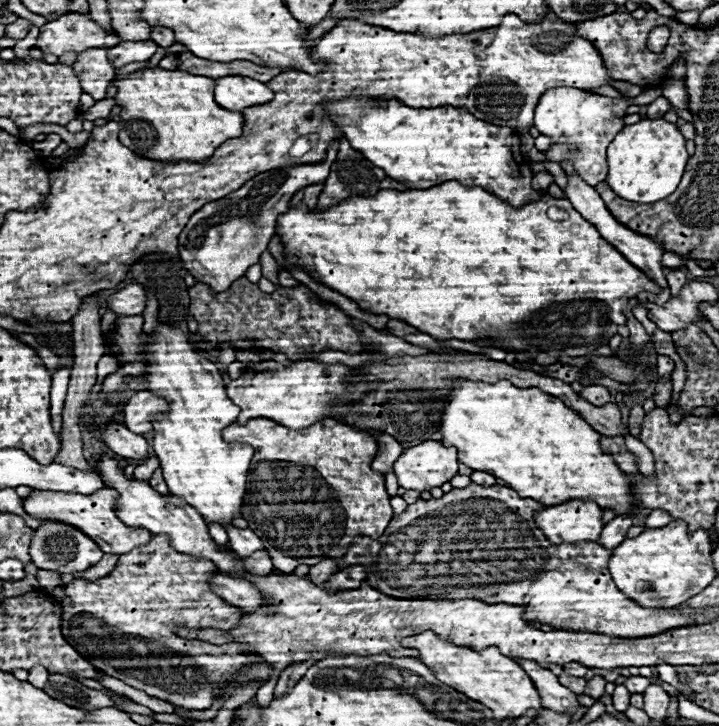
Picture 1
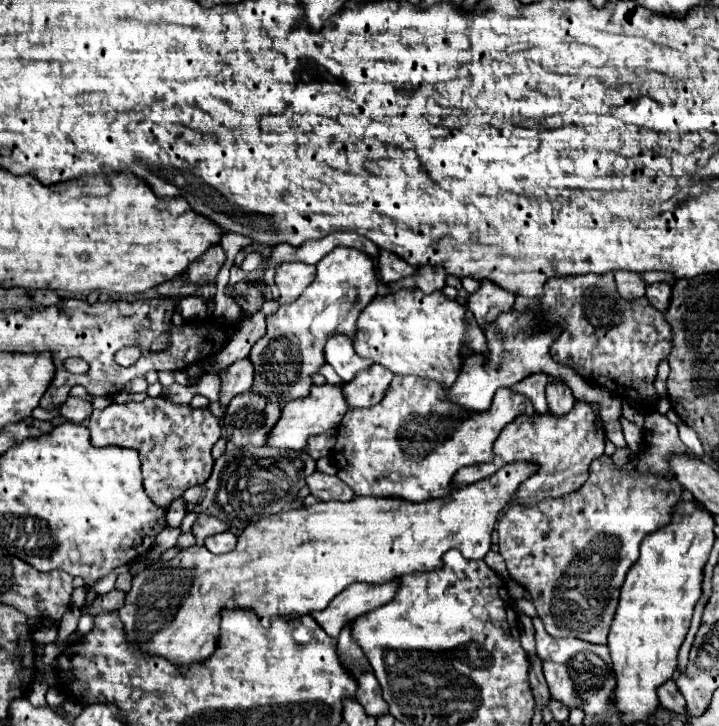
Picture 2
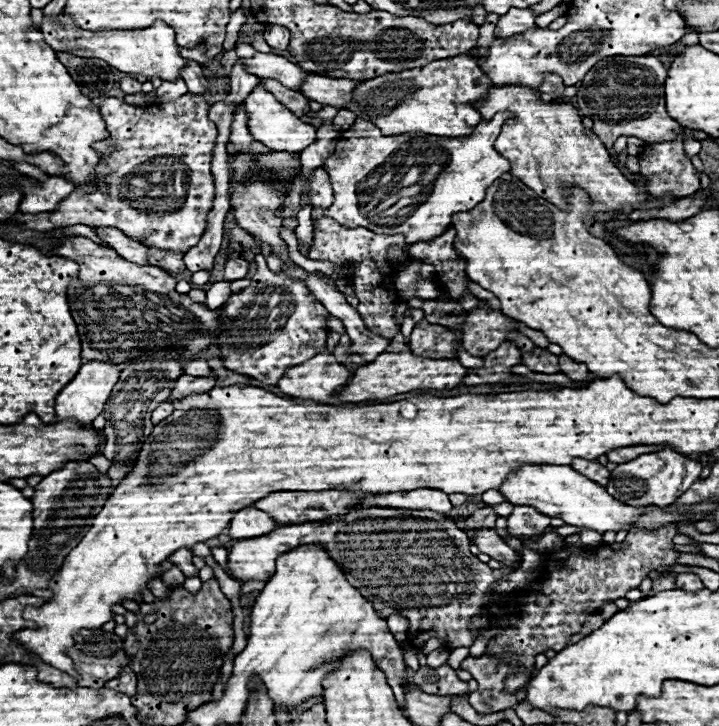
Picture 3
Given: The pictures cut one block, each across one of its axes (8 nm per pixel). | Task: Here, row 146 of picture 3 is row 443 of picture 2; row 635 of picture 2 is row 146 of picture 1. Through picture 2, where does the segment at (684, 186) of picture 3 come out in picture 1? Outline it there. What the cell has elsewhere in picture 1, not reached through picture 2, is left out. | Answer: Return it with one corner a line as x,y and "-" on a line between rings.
550,88
548,92
544,92
534,112
534,126
554,144
546,152
548,160
564,160
558,164
572,164
578,174
584,174
586,170
586,180
594,186
600,184
606,172
606,148
612,138
624,128
624,116
628,106
630,102
626,100
580,92
574,88

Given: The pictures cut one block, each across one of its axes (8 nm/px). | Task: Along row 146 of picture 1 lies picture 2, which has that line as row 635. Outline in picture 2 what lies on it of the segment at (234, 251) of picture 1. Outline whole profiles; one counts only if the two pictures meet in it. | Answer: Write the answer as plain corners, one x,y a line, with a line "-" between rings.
398,580
386,584
350,584
332,600
332,604
328,604
328,608
324,608
324,612
312,612
312,618
328,636
336,638
344,624
350,624
350,620
356,620
356,616
388,604
396,588

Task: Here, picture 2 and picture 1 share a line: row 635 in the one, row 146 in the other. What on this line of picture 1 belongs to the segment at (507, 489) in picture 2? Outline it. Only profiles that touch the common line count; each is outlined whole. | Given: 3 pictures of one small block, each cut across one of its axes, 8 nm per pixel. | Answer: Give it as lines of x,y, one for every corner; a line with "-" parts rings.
138,70
132,72
130,76
122,78
116,82
118,94
116,94
116,104
122,108
122,130
120,130
120,142
134,150
136,154
156,160
156,162
204,162
208,160
214,150
222,144
222,140
236,138
240,136
244,128
244,116
242,112
228,112
220,108
214,100
214,78
206,76
194,76
182,70

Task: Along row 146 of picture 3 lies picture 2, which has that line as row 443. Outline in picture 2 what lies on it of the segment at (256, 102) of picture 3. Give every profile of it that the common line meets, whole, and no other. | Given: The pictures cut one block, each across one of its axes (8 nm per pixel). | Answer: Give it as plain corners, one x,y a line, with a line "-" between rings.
324,382
322,386
312,386
312,392
304,400
292,400
284,406
282,418
272,428
268,444
276,448
284,448
284,450
304,450
310,436
338,428
346,410
348,410
348,404
344,400
342,384

